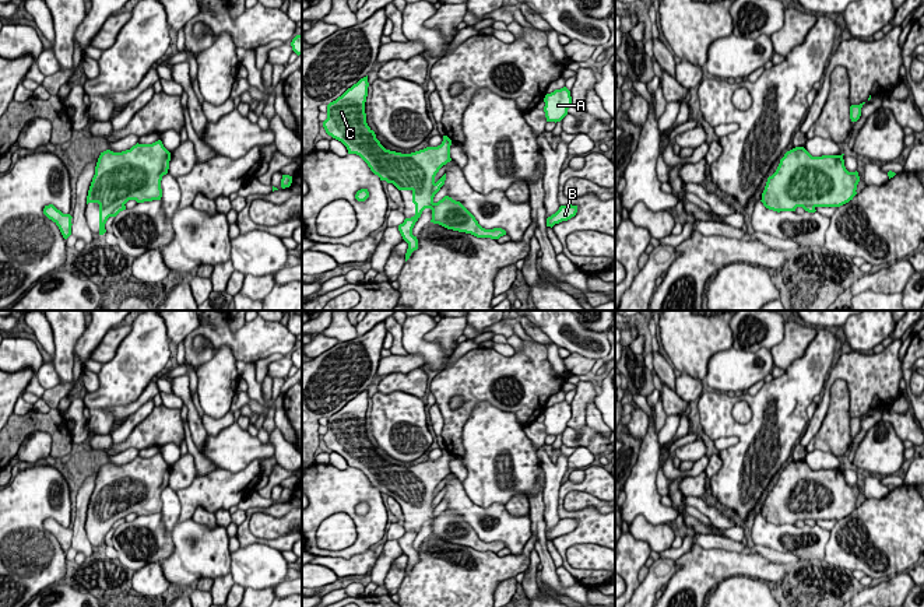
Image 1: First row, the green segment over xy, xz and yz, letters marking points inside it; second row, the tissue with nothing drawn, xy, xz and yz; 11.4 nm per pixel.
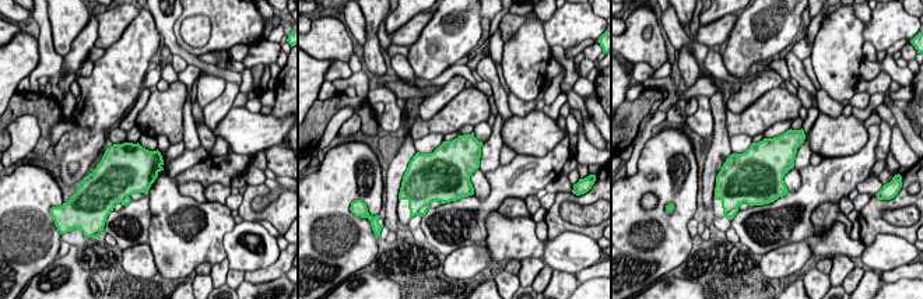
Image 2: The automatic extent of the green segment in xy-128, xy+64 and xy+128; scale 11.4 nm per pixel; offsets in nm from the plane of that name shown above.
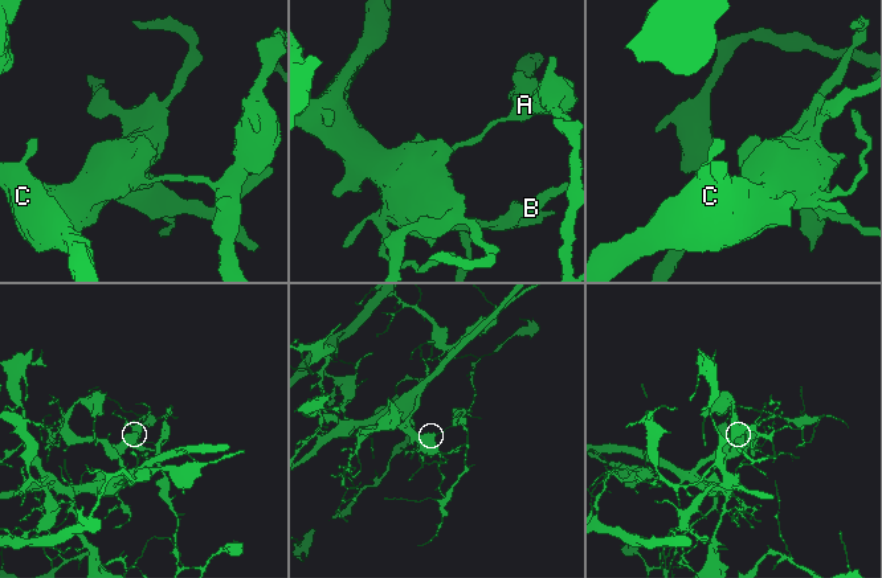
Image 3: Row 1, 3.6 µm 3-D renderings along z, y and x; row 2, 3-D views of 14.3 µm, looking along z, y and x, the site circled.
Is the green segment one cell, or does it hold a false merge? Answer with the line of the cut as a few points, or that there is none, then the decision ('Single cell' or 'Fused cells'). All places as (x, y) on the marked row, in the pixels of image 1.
Split along xz (435, 183), (434, 193). Fused cells

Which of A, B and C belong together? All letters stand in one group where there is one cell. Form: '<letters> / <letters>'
A / B C

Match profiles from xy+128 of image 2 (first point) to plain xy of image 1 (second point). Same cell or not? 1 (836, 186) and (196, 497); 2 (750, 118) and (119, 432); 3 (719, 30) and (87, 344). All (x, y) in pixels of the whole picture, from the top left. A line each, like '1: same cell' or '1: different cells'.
1: same cell
2: different cells
3: different cells

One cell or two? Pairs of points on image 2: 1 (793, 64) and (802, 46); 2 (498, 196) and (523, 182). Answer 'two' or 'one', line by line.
1: two
2: one

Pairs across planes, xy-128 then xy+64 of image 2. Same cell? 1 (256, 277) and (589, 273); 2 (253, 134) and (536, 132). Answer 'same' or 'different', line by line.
1: different
2: same

